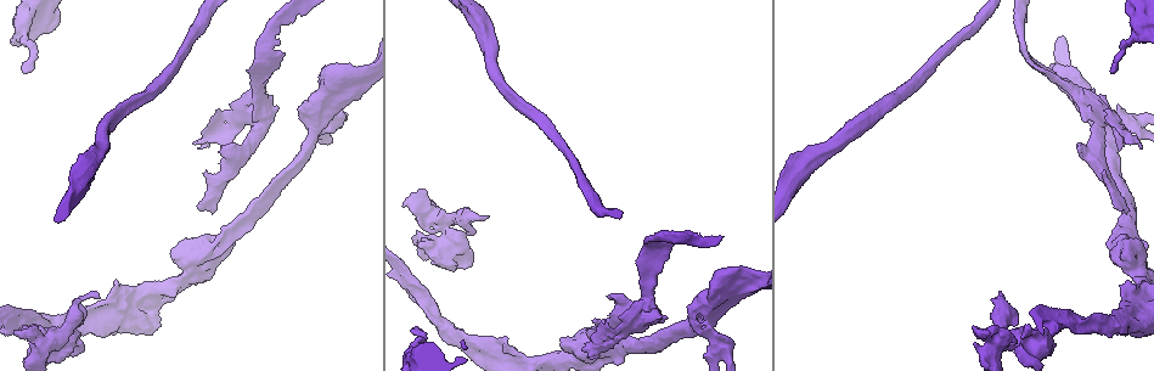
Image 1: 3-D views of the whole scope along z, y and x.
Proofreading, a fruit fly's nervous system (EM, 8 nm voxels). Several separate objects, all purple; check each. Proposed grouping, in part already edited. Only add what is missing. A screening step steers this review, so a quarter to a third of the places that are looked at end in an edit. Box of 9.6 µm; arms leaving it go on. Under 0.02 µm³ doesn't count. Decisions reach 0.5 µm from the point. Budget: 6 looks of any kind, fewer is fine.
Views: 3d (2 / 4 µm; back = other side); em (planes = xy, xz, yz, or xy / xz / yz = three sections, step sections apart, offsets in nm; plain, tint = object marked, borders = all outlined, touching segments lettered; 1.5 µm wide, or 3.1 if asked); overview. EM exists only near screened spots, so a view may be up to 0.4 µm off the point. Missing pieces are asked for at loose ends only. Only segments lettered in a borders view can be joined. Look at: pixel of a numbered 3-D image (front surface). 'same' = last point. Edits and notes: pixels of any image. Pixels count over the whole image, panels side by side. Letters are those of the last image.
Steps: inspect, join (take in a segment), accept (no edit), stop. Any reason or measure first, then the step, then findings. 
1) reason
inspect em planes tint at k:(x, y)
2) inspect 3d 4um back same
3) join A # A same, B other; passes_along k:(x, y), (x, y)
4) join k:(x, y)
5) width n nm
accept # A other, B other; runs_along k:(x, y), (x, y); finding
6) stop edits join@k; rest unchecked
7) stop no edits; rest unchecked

an open end
inspect 3d 4um back at 1:(1081, 153)

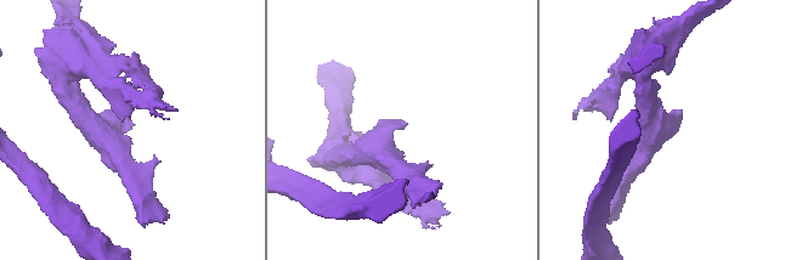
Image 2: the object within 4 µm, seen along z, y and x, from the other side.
inspect em xy step 4 borders at 2:(677, 124)

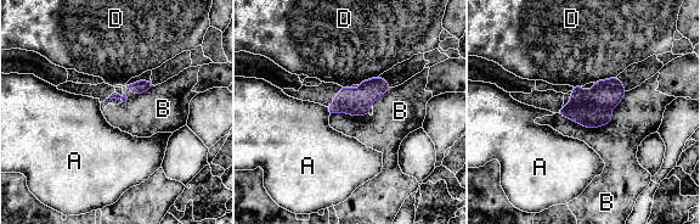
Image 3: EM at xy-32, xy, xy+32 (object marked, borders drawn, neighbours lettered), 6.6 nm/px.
inspect em yz step 8 borders same

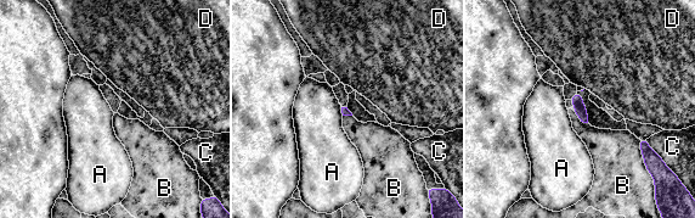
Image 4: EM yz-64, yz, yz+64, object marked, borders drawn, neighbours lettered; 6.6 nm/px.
accept # A other, B other, C other, D other; border 4:(638, 139), (645, 165); none of them fits

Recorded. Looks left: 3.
branch stops here
inspect em planes borders at 1:(1123, 208)

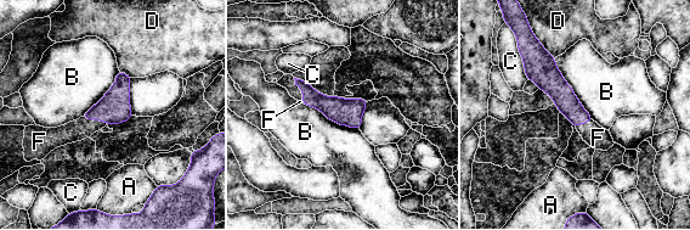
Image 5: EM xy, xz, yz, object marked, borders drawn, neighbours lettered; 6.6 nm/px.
join F # A other, B other, C other, D other, F same; passes_along 5:(114, 107), (95, 119), (77, 130); it goes on there

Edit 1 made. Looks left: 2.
thick end
inspect 3d 2um at 1:(412, 236)

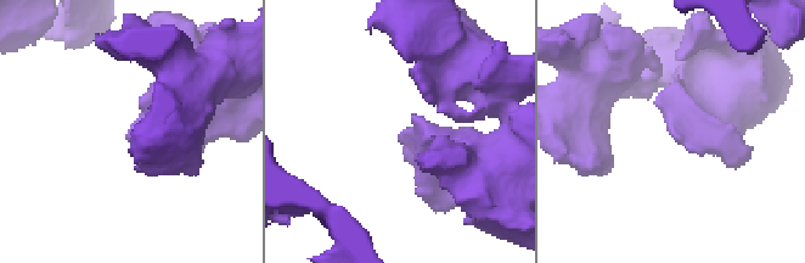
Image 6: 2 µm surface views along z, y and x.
shape alone is not enough
inspect em planes borders at 6:(406, 131)

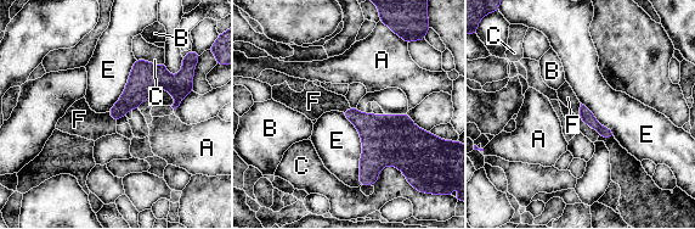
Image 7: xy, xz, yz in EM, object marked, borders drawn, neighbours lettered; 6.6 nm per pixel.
join F # A other, B other, C other, E other, F same; passes_along 7:(585, 113), (580, 116), (565, 93); the neuron continues

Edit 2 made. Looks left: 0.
stop edits join@5, join@7; rest unchecked

